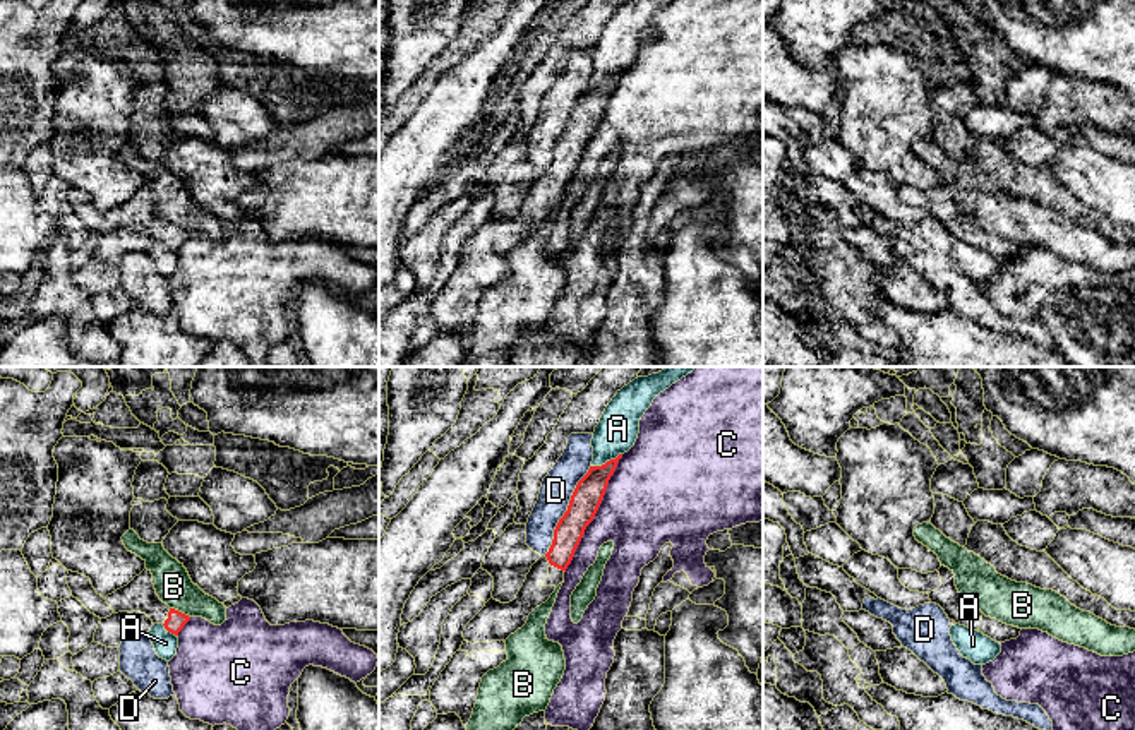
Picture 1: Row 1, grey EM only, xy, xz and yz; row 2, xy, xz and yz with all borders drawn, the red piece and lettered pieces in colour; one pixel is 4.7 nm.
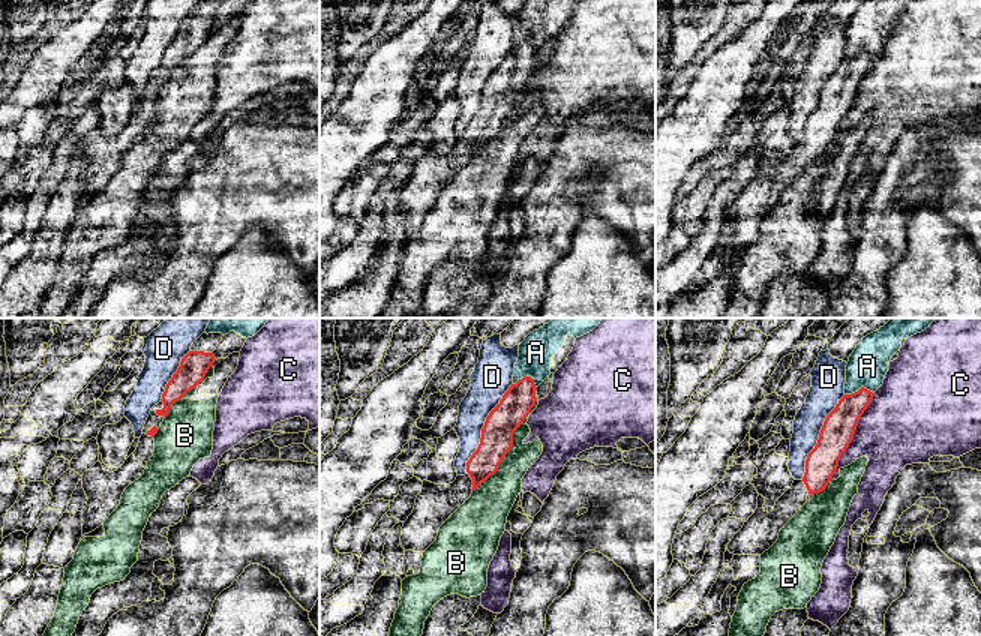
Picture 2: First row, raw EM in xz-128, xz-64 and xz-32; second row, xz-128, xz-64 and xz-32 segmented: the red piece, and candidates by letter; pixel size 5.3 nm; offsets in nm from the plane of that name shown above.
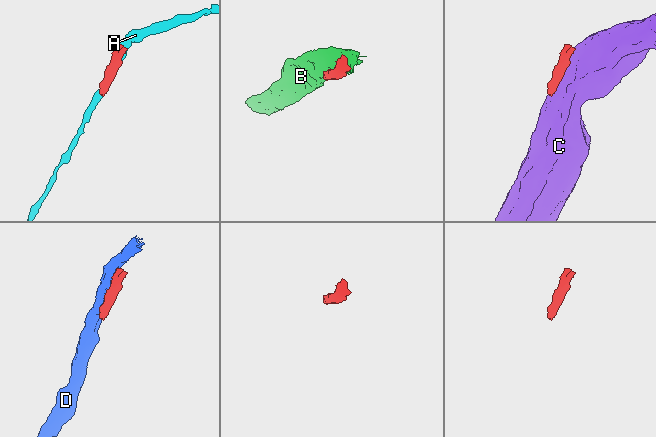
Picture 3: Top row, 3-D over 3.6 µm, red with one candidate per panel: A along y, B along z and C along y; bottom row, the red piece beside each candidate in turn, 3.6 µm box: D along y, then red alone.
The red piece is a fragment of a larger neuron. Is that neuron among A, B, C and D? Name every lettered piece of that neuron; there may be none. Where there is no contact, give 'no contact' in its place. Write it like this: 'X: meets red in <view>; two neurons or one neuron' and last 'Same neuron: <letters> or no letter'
A: meets red in xz; two neurons
B: meets red in xy; two neurons
C: meets red in xz; two neurons
D: meets red in xz; two neurons
Same neuron: no letter

